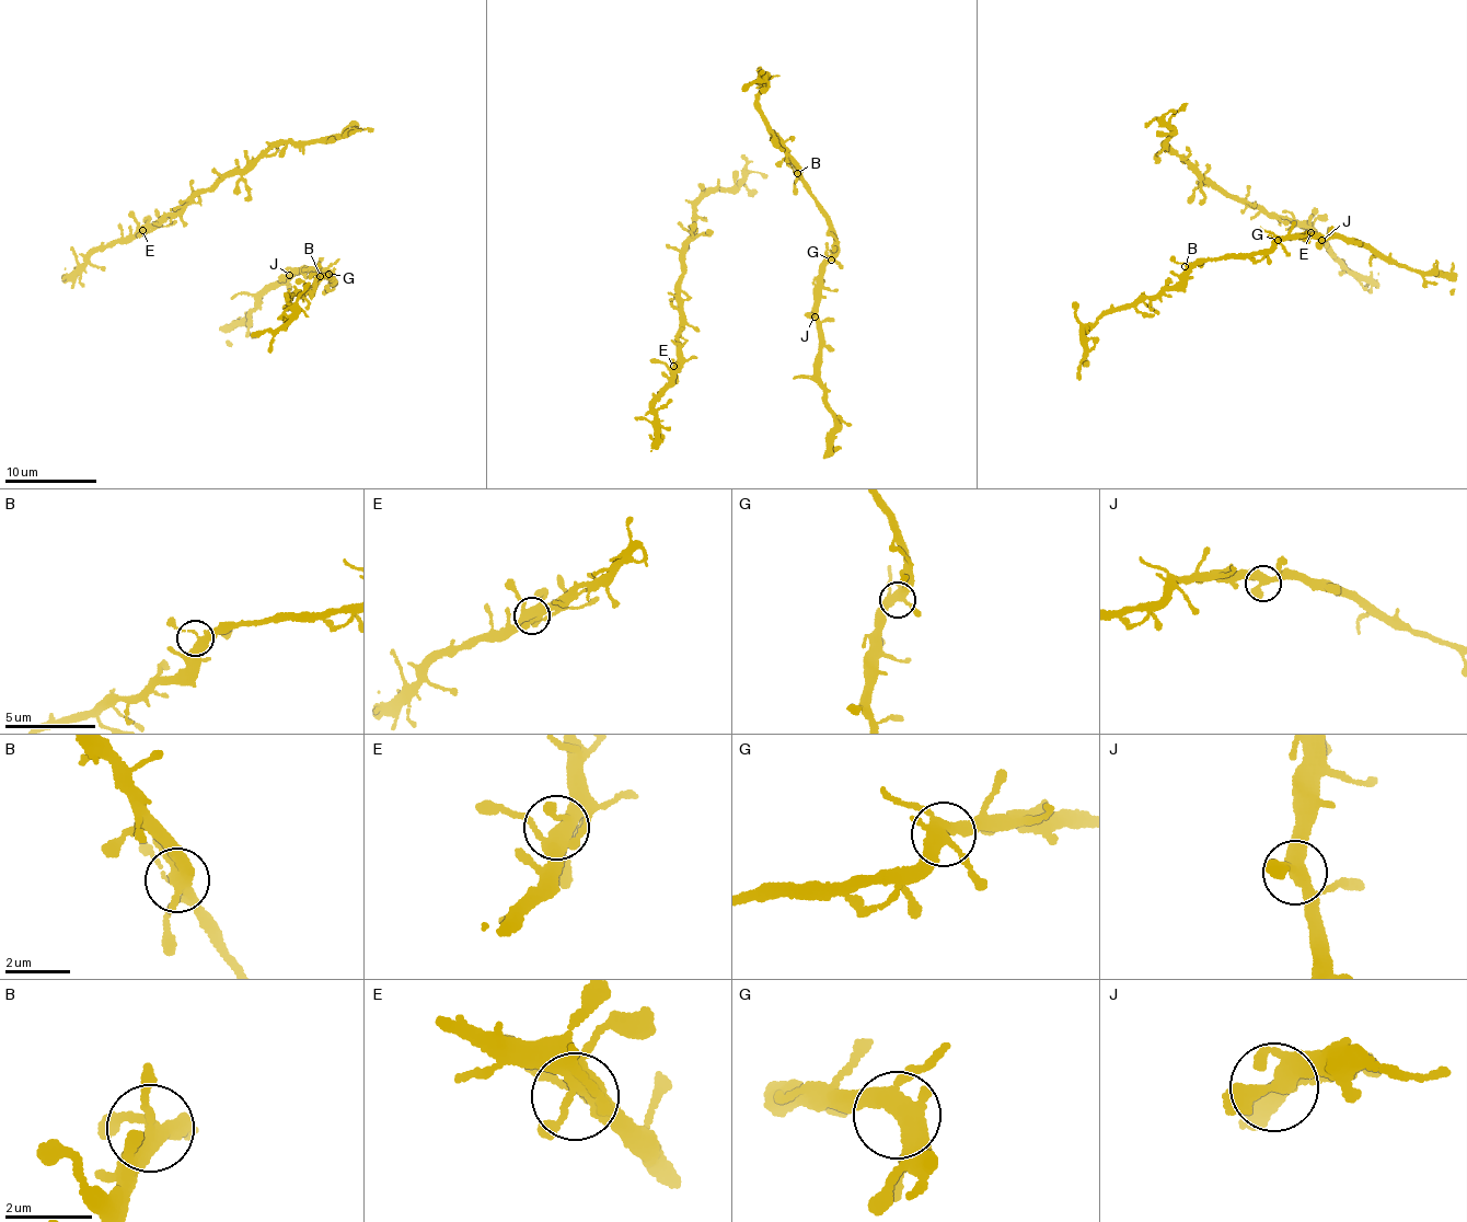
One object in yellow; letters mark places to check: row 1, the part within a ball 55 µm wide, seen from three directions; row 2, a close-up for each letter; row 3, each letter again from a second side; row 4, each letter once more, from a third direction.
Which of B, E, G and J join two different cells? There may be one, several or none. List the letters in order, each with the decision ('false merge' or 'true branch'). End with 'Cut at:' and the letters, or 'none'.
B: true branch
E: true branch
G: true branch
J: true branch
Cut at: none

